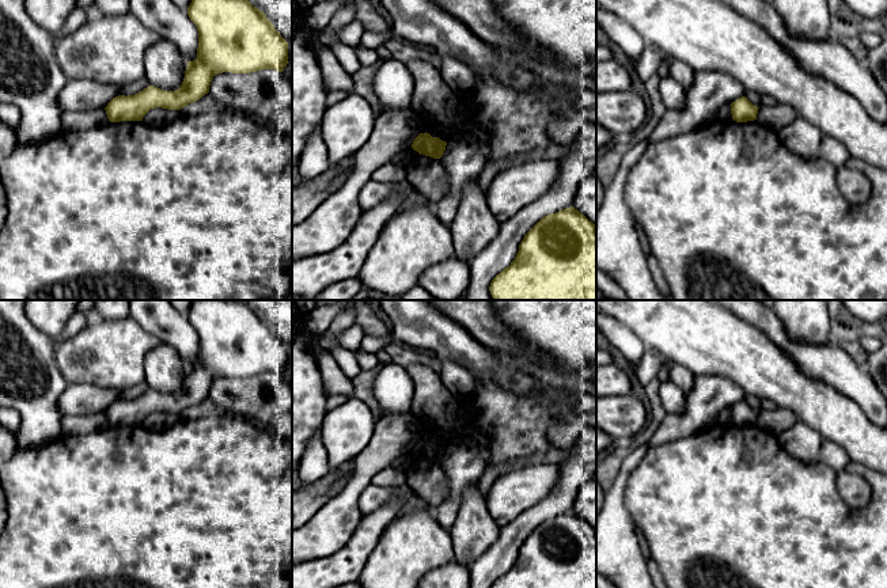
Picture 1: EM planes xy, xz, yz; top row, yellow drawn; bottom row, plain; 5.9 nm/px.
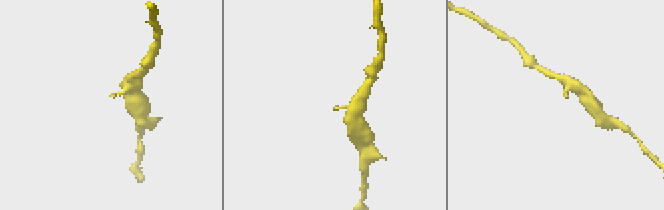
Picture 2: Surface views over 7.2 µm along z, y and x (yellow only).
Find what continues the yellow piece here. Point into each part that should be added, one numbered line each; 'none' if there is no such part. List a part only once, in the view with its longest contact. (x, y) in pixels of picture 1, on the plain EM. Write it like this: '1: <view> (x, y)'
none

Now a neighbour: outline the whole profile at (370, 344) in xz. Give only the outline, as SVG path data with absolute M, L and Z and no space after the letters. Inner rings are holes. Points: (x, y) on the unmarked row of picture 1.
M379 300L393 331L364 335L359 350L376 353L387 345L403 344L432 350L440 360L448 359L475 378L484 378L501 388L539 399L554 416L573 418L596 428L596 397L585 392L571 395L541 386L535 376L504 364L493 350L479 344L458 322L441 314L428 300Z

